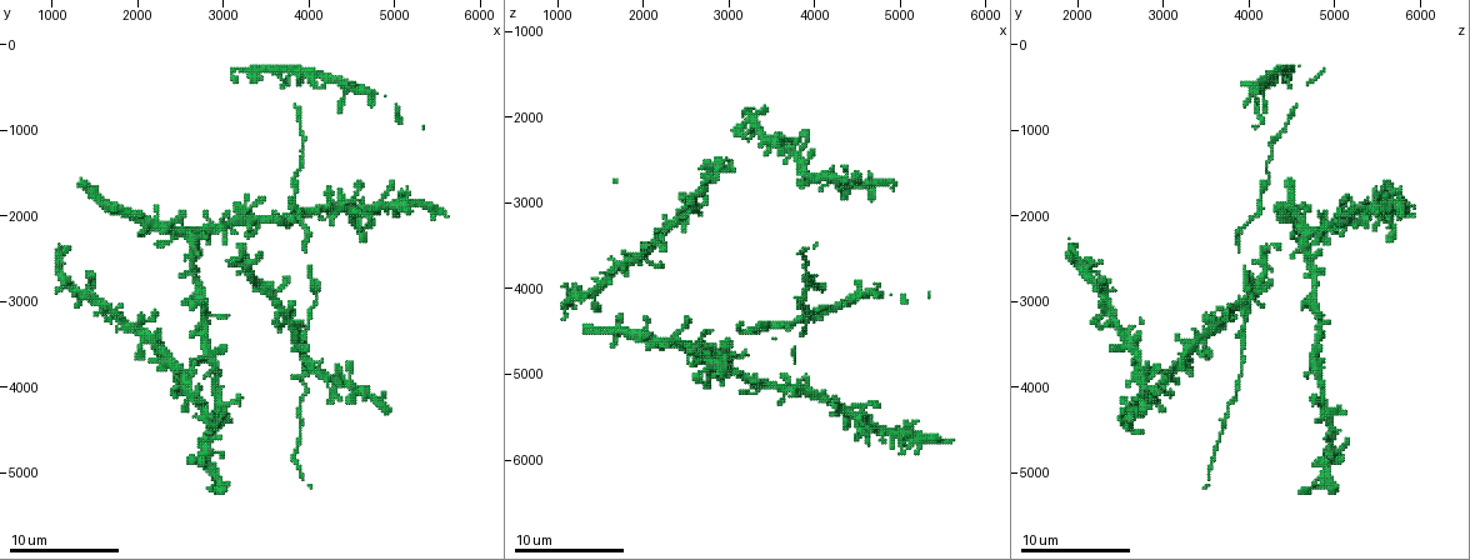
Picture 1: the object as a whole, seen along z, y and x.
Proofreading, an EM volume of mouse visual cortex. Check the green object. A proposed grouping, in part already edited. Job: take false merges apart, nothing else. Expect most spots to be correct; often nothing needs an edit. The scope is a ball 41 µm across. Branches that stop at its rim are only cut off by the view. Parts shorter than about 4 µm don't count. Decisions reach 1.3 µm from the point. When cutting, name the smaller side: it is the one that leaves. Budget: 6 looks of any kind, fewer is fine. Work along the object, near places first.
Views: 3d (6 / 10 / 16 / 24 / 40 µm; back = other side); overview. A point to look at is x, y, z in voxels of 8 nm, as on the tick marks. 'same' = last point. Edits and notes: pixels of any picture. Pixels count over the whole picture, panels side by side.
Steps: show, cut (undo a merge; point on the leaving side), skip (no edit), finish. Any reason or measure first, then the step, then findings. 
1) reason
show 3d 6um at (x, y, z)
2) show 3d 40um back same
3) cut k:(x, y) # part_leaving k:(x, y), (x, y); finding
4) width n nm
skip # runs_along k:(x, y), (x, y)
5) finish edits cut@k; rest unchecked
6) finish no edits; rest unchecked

show 3d 10um at (3900, 1950, 4150)

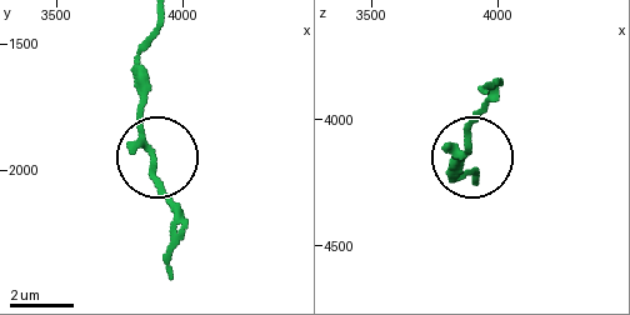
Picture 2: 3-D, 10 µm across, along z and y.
skip # continuous, no second cell

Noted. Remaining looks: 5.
three arms meet
show 3d 10um at (3950, 1950, 5150)

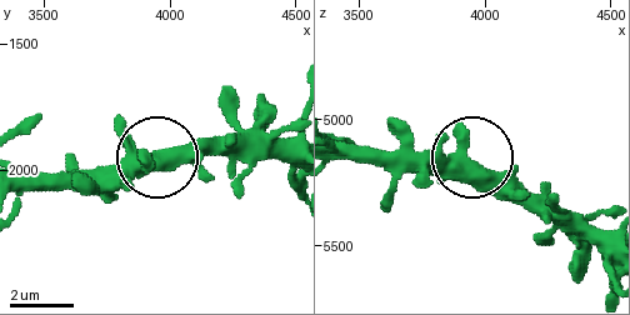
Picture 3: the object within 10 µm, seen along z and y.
width 440 nm
skip # one cell here

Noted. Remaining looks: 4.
four or more arms meet
show 3d 10um at (4100, 3800, 2700)

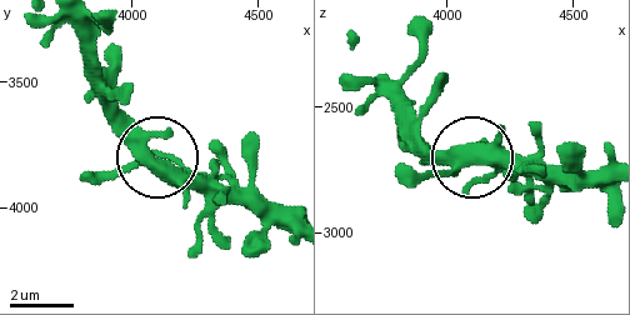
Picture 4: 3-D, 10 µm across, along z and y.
skip # continuous, no second cell

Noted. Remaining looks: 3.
finish no edits; rest unchecked

